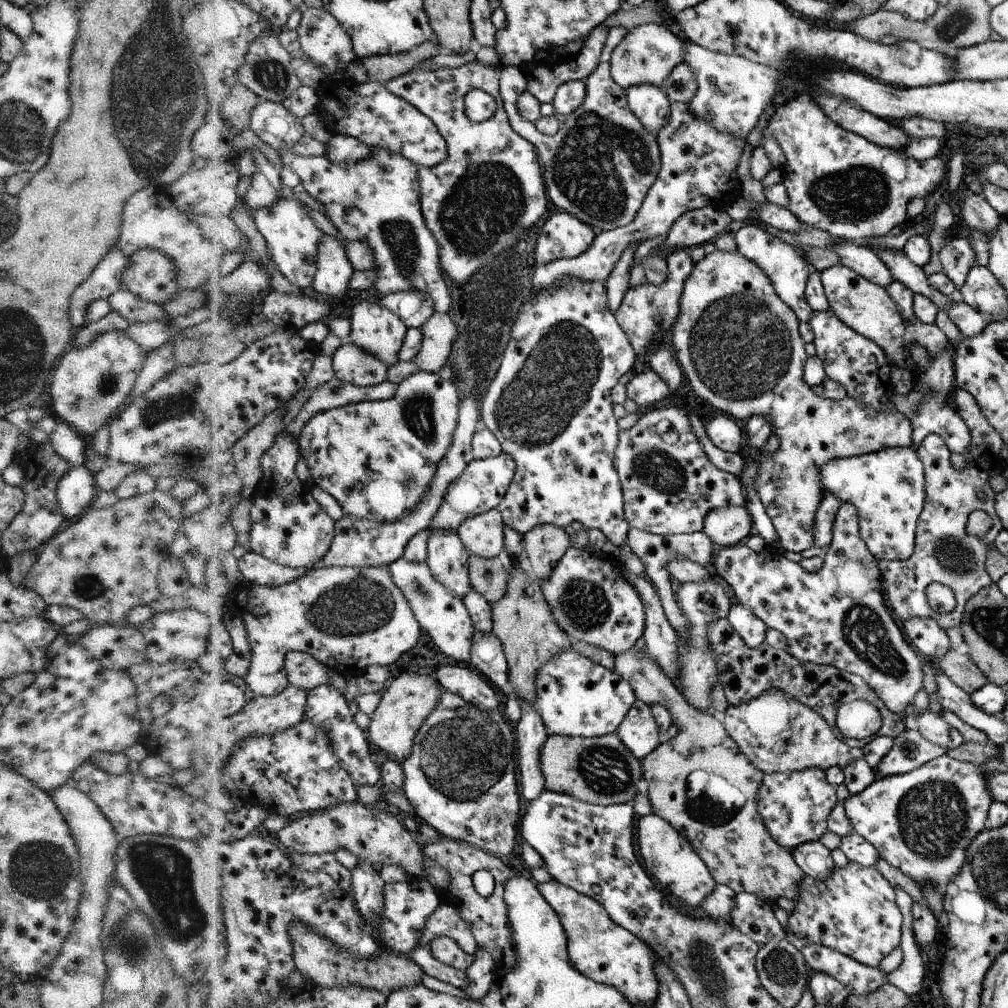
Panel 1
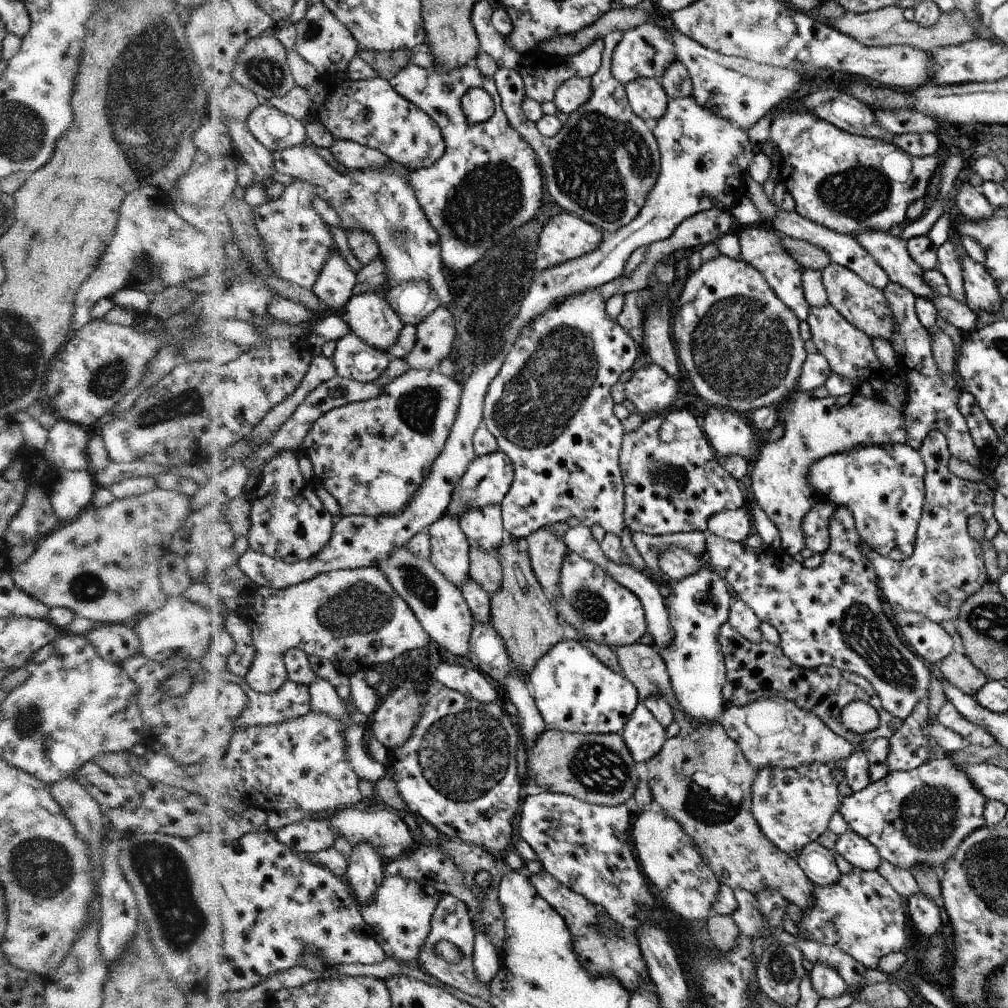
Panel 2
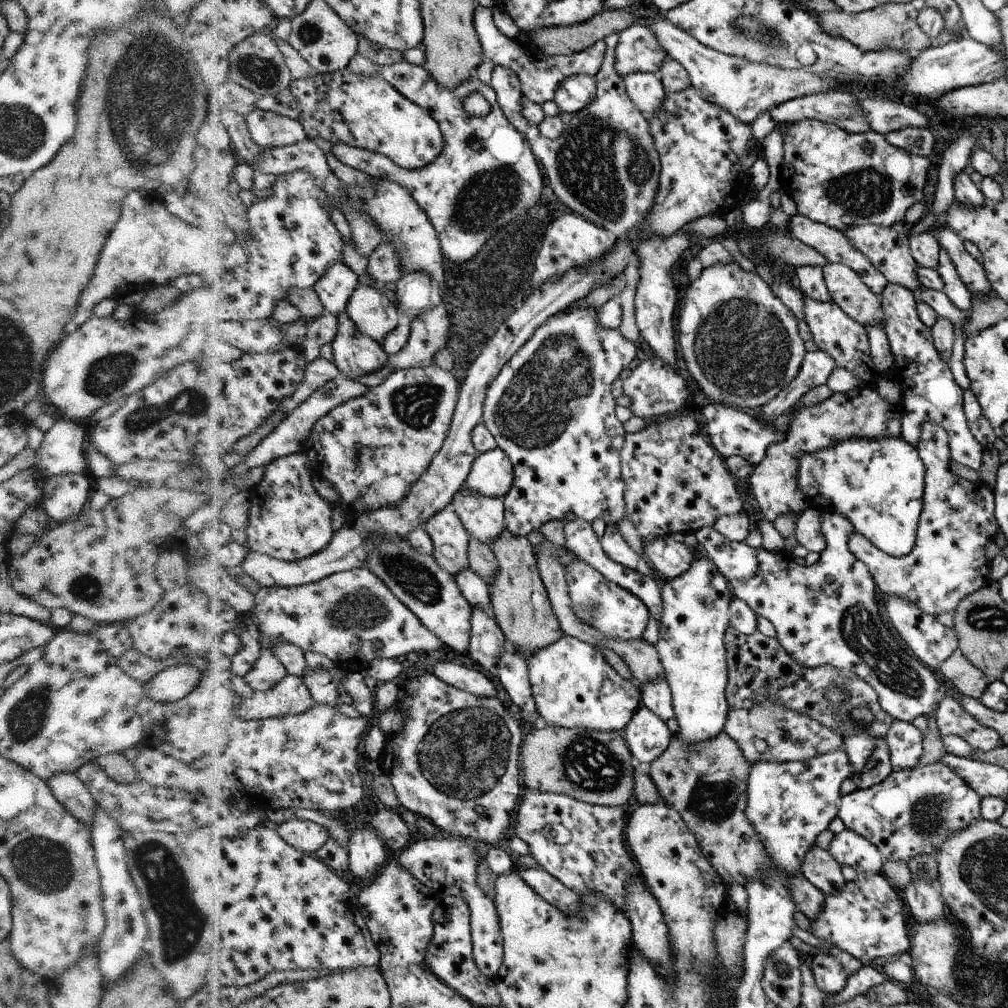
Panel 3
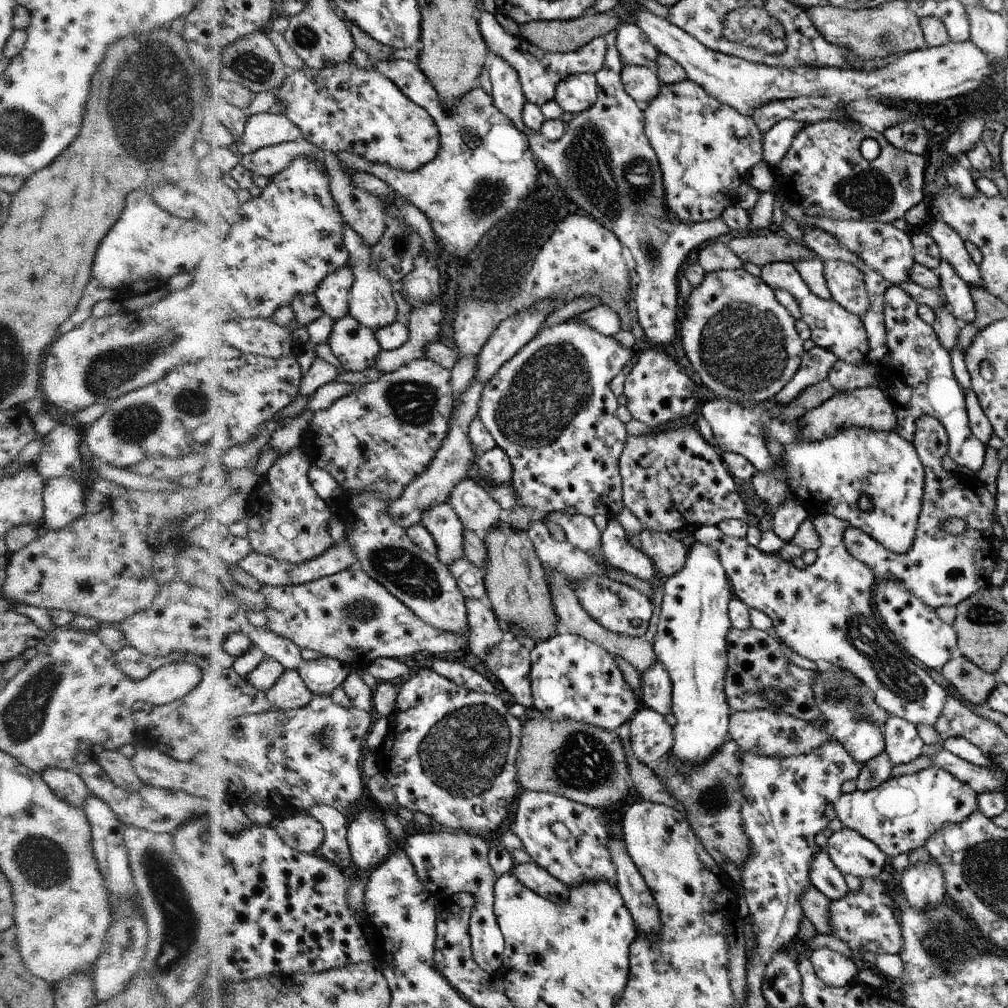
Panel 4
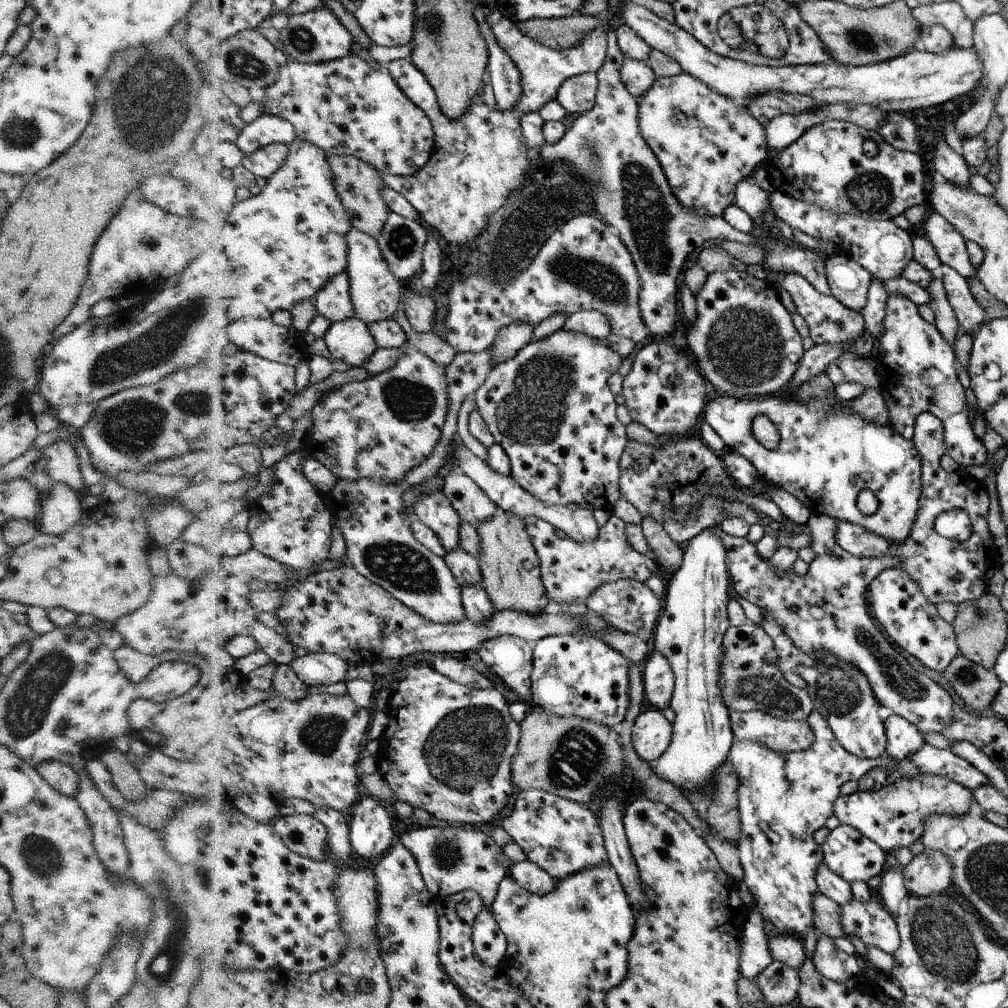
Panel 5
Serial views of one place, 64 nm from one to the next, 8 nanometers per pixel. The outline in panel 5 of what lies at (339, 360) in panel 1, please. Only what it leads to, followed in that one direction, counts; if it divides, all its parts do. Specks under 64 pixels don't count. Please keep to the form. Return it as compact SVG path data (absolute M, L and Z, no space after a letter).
M358 317L335 322L324 340L330 354L350 367L364 367L382 350L371 326Z

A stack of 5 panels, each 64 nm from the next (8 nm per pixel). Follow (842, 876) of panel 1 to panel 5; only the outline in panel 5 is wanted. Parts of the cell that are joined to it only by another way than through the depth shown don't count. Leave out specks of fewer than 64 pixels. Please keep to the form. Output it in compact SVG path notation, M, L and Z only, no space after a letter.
M869 887L871 895L868 902L852 899L840 906L841 922L844 926L844 938L851 940L852 937L858 936L866 947L876 947L888 954L893 955L901 946L900 927L893 915L878 896L878 890Z

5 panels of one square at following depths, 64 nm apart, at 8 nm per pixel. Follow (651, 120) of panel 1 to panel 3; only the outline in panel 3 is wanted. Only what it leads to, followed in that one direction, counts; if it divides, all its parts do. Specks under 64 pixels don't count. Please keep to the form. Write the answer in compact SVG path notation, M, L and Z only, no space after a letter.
M635 72L624 79L629 97L644 116L651 117L663 107L667 92L659 75Z

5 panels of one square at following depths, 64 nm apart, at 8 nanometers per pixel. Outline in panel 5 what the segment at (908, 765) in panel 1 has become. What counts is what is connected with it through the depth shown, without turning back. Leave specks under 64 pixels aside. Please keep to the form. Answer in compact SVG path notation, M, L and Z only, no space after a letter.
M892 714L885 722L888 738L886 754L890 759L904 760L916 754L924 746L923 734L905 718Z

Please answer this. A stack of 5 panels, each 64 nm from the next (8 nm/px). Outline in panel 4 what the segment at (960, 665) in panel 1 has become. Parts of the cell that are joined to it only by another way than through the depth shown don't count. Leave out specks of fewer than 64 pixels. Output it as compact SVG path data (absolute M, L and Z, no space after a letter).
M957 653L940 672L970 704L986 702L990 691L997 685L995 675L978 668L964 655Z

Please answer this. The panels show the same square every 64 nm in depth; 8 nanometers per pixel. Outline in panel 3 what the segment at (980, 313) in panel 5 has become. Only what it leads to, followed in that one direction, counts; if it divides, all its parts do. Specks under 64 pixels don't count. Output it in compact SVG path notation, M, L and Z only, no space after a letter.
M941 247L940 264L936 269L941 273L941 277L945 281L945 289L943 291L960 310L963 310L969 316L973 296L966 288L964 282L962 282L954 261L944 247Z

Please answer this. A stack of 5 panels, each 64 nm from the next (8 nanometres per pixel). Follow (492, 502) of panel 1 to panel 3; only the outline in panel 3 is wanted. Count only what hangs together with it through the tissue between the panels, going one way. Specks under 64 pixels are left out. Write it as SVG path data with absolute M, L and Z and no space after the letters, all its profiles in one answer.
M496 448L477 455L461 490L476 491L478 495L491 499L503 499L513 480L513 464L502 449Z

